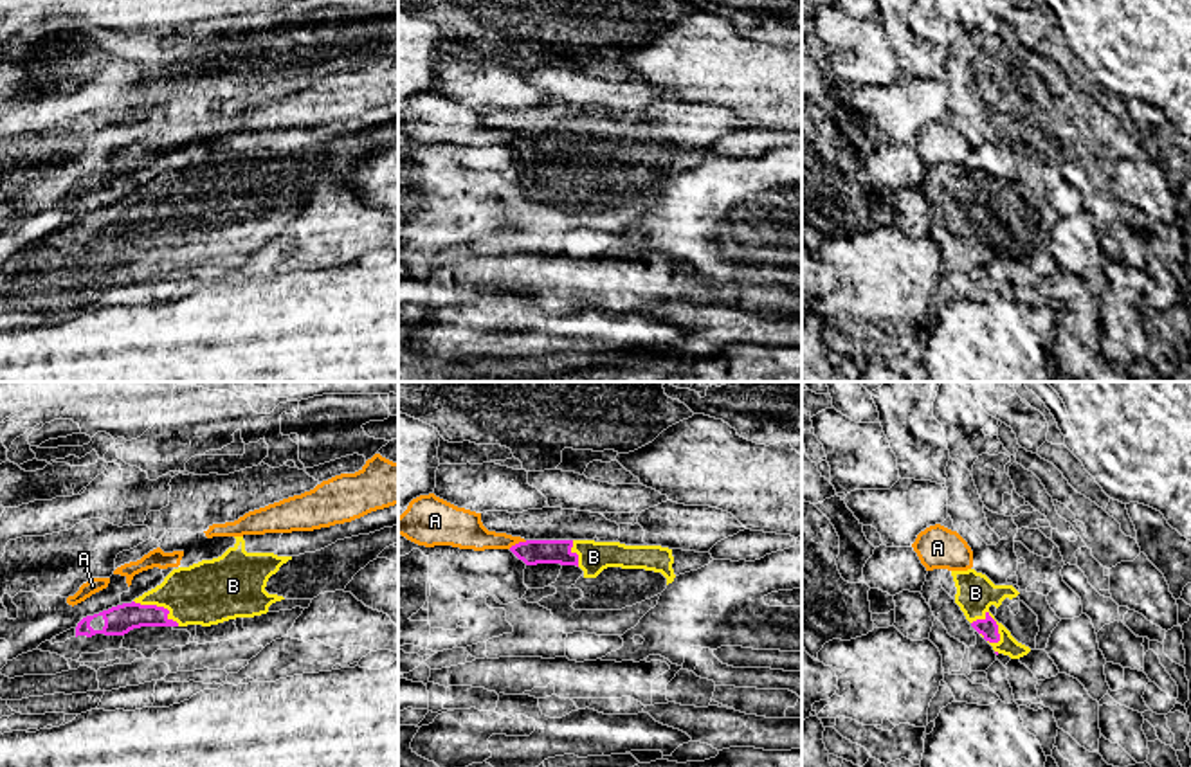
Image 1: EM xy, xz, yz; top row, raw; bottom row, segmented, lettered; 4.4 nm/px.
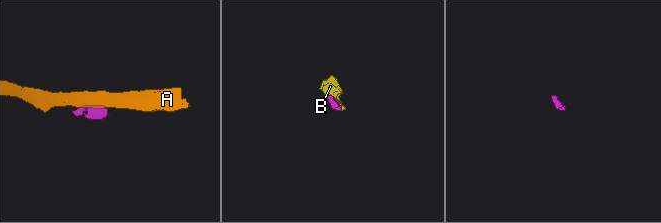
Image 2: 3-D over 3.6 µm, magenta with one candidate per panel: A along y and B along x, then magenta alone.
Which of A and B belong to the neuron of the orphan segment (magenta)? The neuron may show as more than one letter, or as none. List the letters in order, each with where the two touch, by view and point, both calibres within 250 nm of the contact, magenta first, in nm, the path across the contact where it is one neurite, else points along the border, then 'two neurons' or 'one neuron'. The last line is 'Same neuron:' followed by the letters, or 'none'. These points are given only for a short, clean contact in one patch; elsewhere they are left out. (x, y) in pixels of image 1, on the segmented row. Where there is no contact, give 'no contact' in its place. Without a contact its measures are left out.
A: xz (519, 542) | 110/160 nm | along xz (527, 541), (509, 548) | two neurons
B: yz (993, 620) | 90/180 nm | across yz (988, 627), (993, 620), (975, 602), (975, 593) | one neuron
Same neuron: B

